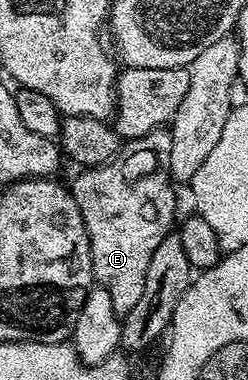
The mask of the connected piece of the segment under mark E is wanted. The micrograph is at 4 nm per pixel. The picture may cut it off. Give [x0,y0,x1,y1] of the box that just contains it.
[71,128,177,315]

